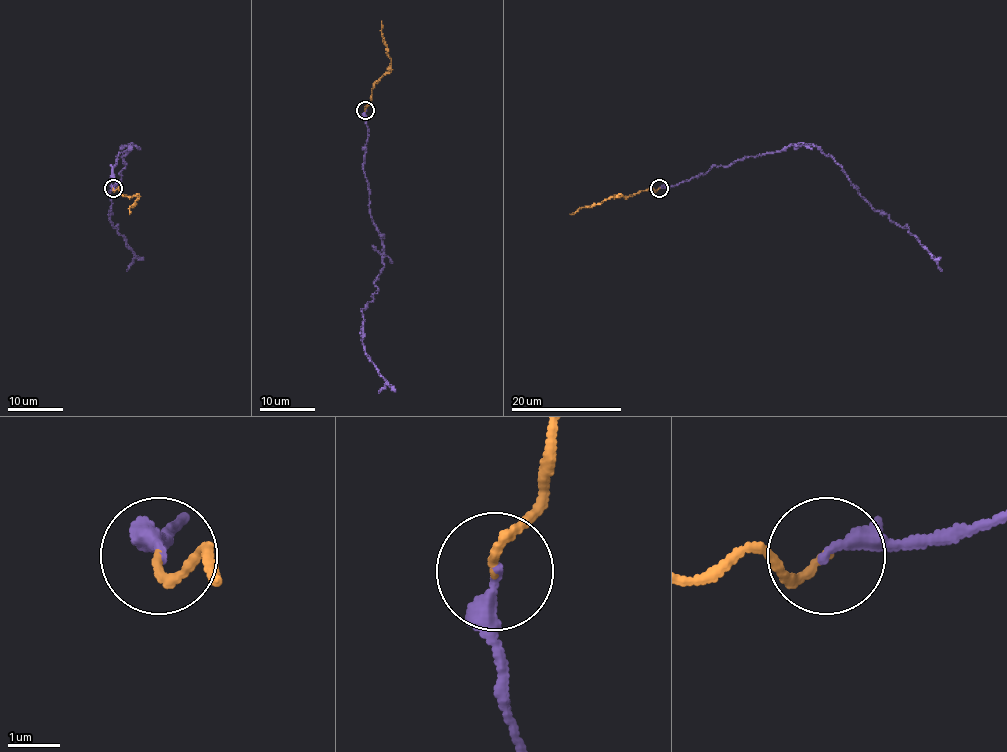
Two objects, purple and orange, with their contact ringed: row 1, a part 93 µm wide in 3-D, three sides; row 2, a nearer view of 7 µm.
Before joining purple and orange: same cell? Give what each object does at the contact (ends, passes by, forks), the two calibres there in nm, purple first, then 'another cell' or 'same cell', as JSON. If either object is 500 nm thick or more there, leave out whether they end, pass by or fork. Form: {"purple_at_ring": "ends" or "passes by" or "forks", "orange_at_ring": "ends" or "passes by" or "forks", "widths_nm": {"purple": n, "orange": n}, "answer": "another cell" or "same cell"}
{"purple_at_ring": "passes by", "orange_at_ring": "ends", "widths_nm": {"purple": 190, "orange": 160}, "answer": "same cell"}

